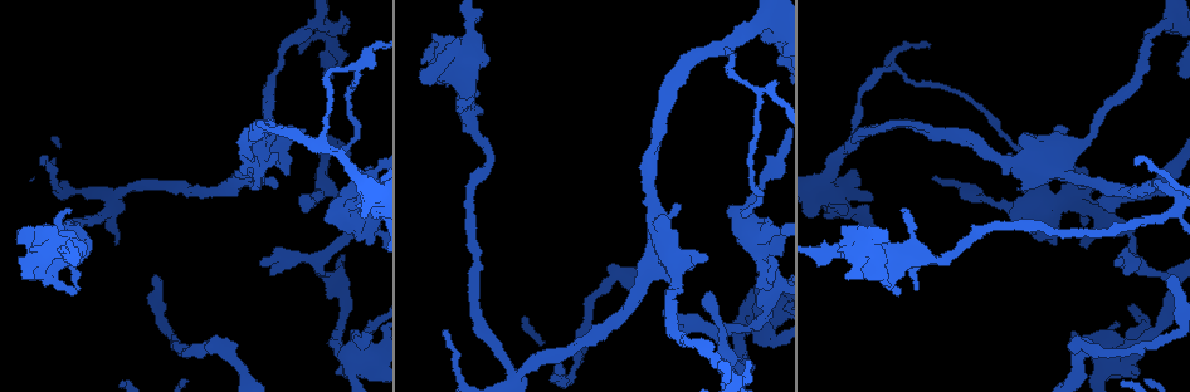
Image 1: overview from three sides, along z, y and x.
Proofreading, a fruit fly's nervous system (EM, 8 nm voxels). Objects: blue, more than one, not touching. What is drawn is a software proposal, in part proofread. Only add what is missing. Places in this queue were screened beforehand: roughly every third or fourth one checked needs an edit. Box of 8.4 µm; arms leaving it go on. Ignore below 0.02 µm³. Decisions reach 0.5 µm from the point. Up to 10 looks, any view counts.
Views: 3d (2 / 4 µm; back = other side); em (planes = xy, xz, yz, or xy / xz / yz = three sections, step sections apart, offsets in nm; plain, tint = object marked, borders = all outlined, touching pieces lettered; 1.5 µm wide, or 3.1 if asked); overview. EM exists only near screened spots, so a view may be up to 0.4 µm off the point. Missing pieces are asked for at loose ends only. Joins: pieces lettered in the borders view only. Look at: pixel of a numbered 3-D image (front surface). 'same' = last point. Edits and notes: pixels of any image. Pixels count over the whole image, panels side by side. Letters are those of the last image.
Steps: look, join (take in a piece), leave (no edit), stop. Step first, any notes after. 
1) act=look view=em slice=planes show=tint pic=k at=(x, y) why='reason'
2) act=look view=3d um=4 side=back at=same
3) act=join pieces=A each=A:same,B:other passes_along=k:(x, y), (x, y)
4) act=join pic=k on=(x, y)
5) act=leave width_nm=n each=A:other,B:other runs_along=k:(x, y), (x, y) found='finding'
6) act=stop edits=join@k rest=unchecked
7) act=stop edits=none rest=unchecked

act=look view=3d um=2 pic=1 at=(259, 264) why='free end'

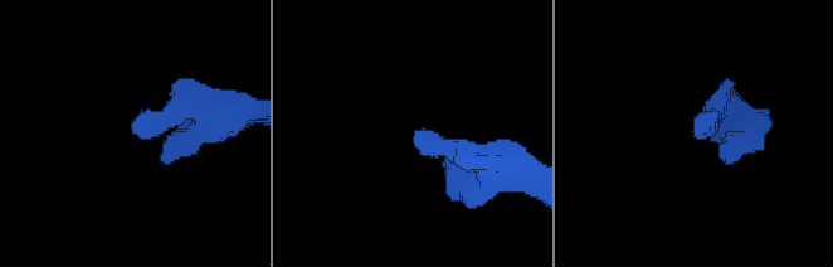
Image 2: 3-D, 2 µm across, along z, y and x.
act=look view=em slice=xy step=8 show=tint pic=2 at=(415, 131) why='shape alone is not enough'

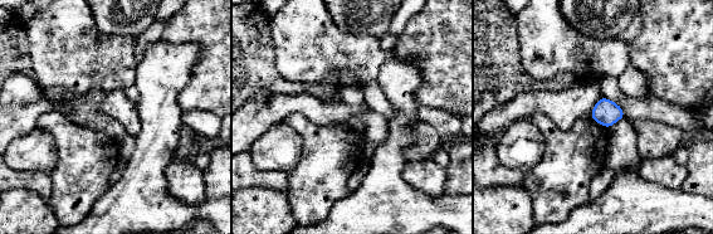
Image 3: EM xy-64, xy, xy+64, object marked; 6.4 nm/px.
act=look view=em slice=xy step=8 show=borders at=same why='what lies round it'

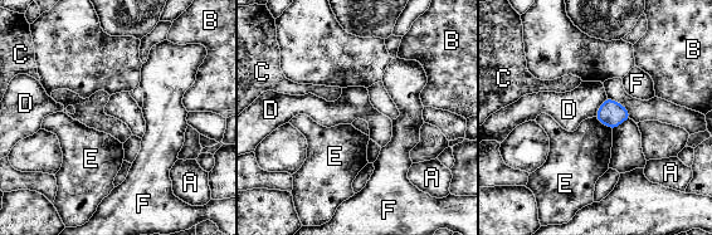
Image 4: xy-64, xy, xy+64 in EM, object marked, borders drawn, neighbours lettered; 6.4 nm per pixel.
act=leave longest_contact=D:150nm each=A:other,B:other,C:other,D:other,E:other,F:other border=4:(606, 97), (594, 116) found='none of them fits'

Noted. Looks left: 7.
act=look view=3d um=2 side=back pic=1 at=(155, 276) why='free end'

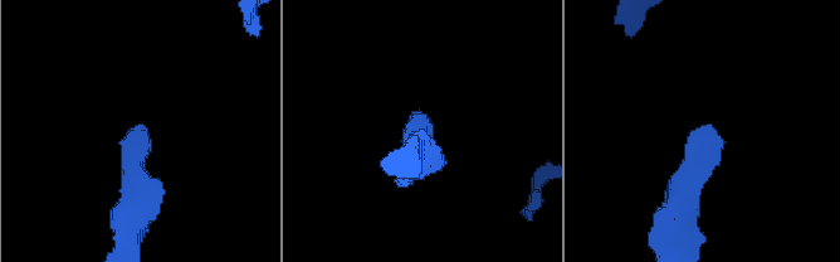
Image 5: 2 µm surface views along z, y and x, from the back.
act=look view=em slice=planes show=borders pic=5 at=(422, 119) why='need the tissue'

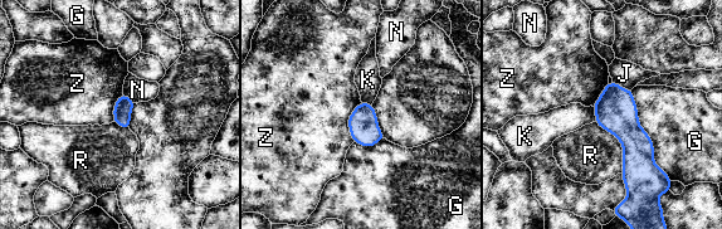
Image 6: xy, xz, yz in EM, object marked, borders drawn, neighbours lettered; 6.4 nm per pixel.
act=leave each=G:other,J:other,K:other,N:other,R:other,Z:other found='none of them fits'

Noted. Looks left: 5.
act=look view=em slice=planes show=borders pic=1 at=(41, 163) why='tapers out'

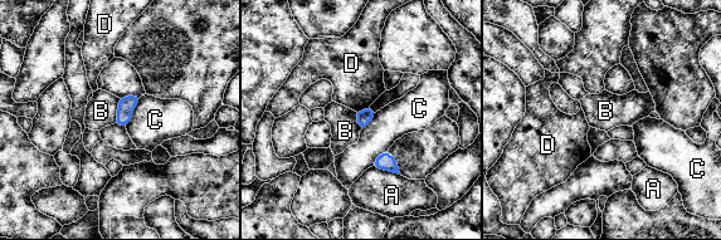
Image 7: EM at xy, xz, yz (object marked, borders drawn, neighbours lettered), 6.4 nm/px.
act=leave each=A:other,B:other,C:other,D:other border=7:(120, 98), (115, 122) found='no lettered piece goes on from it'

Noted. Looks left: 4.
act=look view=em slice=yz step=8 show=tint pic=1 at=(886, 229) why='an open end'

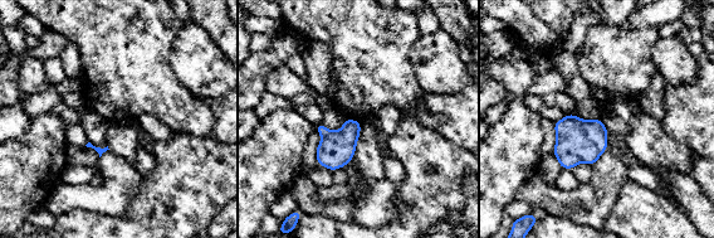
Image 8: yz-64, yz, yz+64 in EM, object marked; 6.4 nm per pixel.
act=look view=em slice=planes show=borders at=same

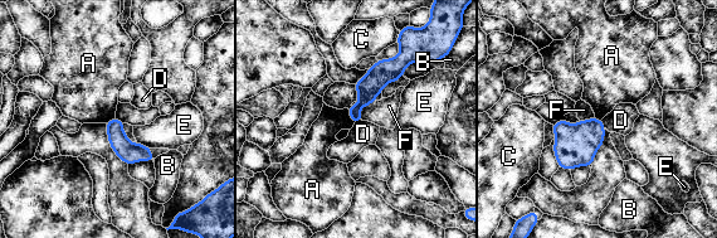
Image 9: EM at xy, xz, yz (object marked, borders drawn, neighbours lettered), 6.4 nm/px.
act=leave each=A:other,B:other,C:other,D:other,E:other,F:other found='none of them fits'

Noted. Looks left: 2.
act=stop edits=none rest=unchecked

